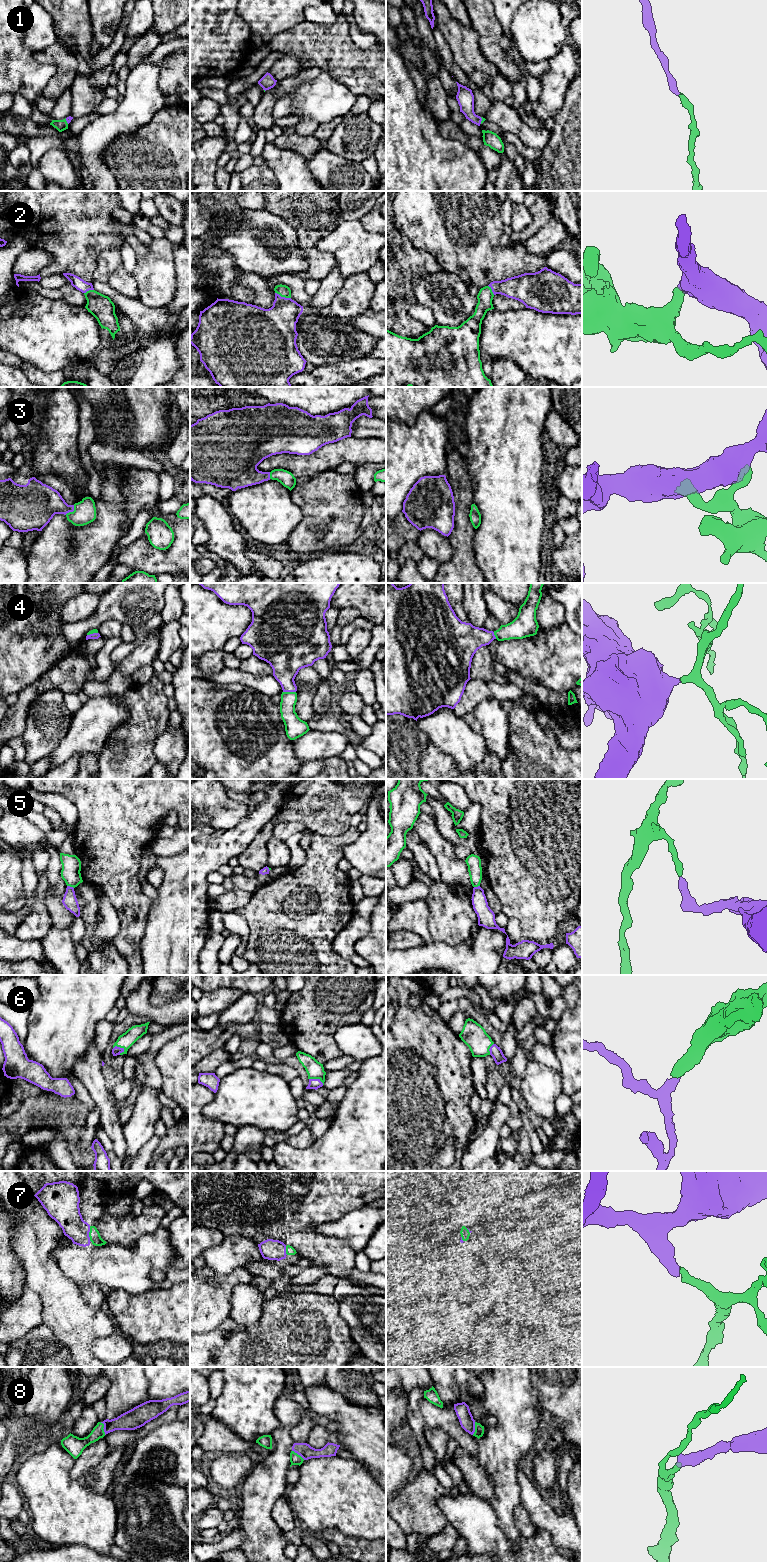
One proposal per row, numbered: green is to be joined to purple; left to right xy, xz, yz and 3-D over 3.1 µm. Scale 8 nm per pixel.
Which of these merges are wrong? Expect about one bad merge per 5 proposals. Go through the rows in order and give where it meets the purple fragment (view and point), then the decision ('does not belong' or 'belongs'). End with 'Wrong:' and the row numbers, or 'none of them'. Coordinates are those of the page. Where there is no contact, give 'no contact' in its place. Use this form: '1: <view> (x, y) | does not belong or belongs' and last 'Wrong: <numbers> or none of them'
1: yz (481, 120) | belongs
2: xz (283, 297) | belongs
3: xy (71, 511) | belongs
4: xz (289, 691) | belongs
5: xy (69, 886) | does not belong
6: xy (119, 1047) | belongs
7: xy (88, 1234) | belongs
8: xy (103, 1428) | belongs
Wrong: 5

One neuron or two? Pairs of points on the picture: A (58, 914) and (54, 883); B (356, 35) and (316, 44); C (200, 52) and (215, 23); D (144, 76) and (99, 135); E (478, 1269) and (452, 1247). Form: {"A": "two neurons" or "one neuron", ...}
{"A": "one neuron", "B": "two neurons", "C": "one neuron", "D": "one neuron", "E": "one neuron"}

